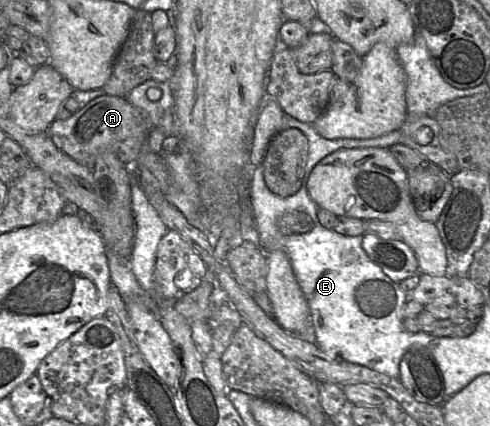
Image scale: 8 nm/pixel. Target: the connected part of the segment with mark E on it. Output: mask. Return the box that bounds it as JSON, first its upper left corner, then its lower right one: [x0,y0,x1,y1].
[249,115,422,378]

